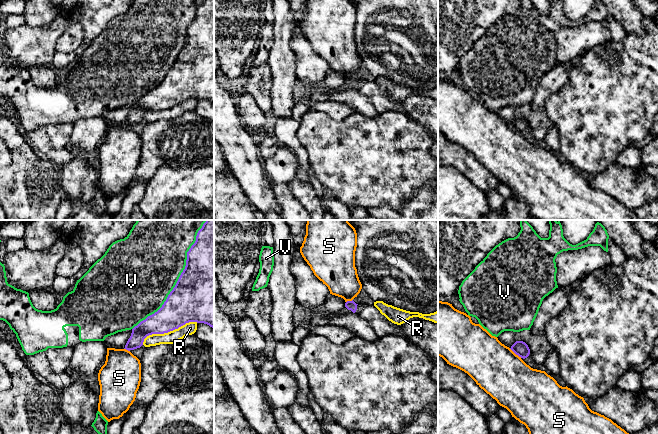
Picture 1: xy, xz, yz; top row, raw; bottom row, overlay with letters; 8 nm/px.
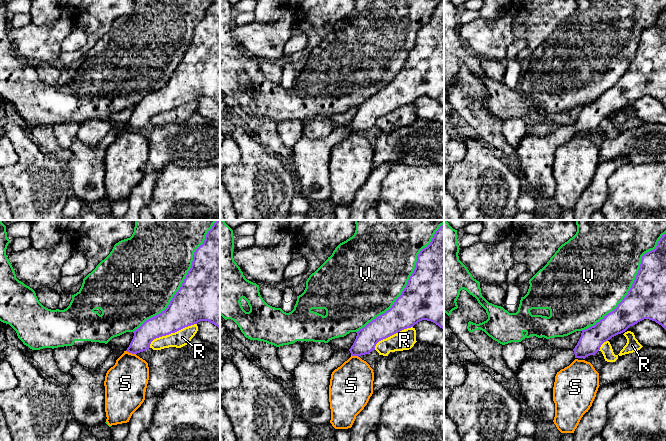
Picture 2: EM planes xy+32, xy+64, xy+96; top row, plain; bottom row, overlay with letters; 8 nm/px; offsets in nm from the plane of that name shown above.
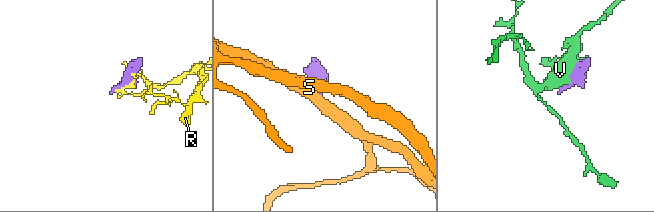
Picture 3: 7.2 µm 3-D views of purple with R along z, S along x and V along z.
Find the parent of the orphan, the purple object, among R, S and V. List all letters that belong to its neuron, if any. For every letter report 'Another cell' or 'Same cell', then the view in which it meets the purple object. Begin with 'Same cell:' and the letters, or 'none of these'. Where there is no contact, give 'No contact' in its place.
Same cell: none of these
R: Another cell. Touches purple in xy
S: Another cell. Touches purple in yz
V: Another cell. Touches purple in xy

